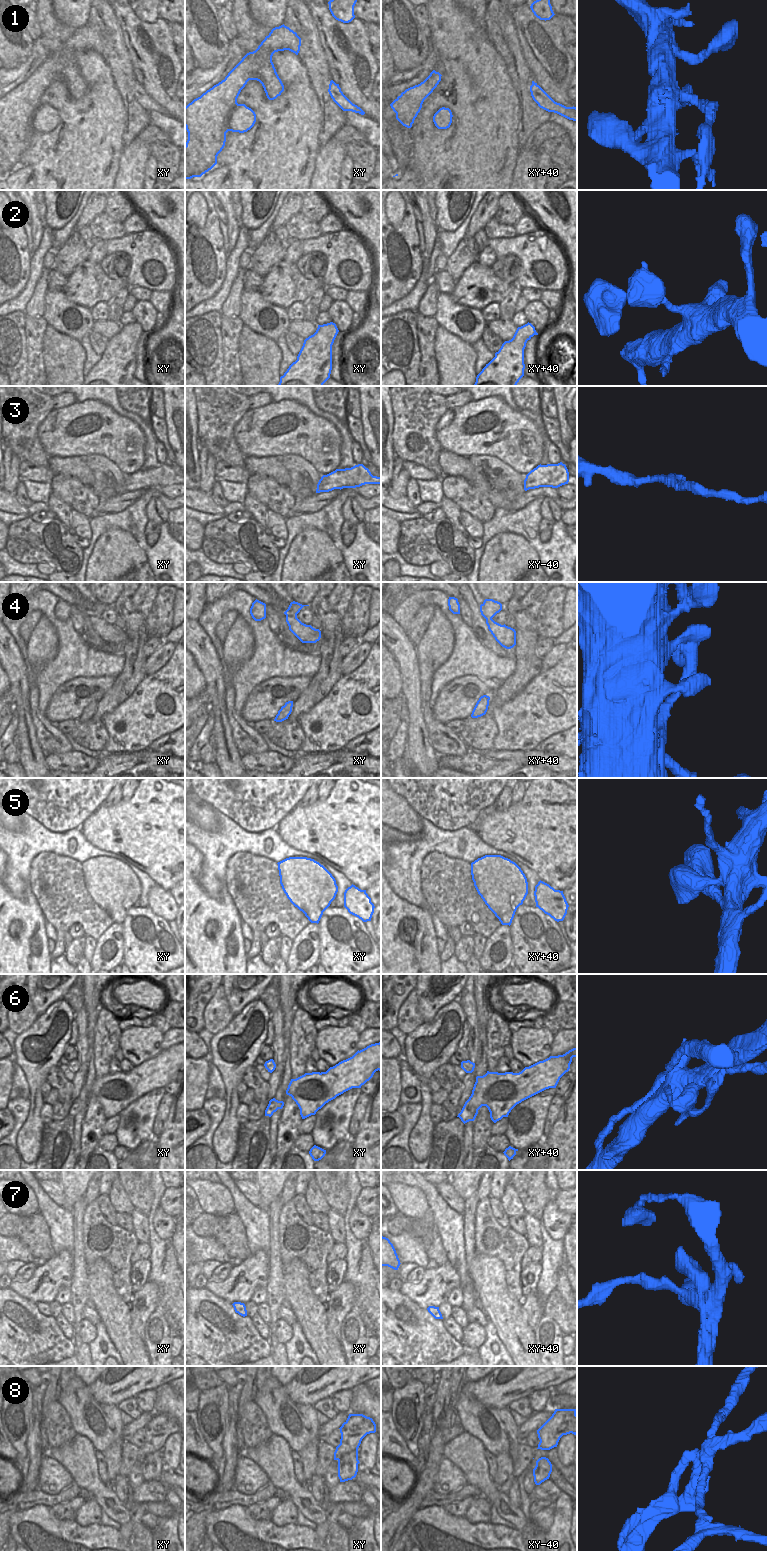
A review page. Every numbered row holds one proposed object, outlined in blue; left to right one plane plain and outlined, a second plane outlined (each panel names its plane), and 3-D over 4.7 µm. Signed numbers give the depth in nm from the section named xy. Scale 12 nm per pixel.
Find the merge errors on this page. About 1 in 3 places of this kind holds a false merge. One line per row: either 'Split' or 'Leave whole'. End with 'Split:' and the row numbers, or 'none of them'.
1: Split
2: Leave whole
3: Leave whole
4: Leave whole
5: Leave whole
6: Leave whole
7: Leave whole
8: Split
Split: 1, 8.

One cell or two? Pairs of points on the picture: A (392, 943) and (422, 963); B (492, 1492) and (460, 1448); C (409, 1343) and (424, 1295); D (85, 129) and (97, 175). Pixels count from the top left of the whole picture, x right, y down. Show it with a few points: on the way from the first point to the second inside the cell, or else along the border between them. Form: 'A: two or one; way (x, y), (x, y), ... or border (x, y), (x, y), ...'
A: one; way (400, 951), (404, 955), (415, 955)
B: one; way (483, 1481), (478, 1476), (471, 1459)
C: two; border (401, 1293), (405, 1294), (421, 1308), (426, 1309)
D: one; way (86, 140), (86, 164)

